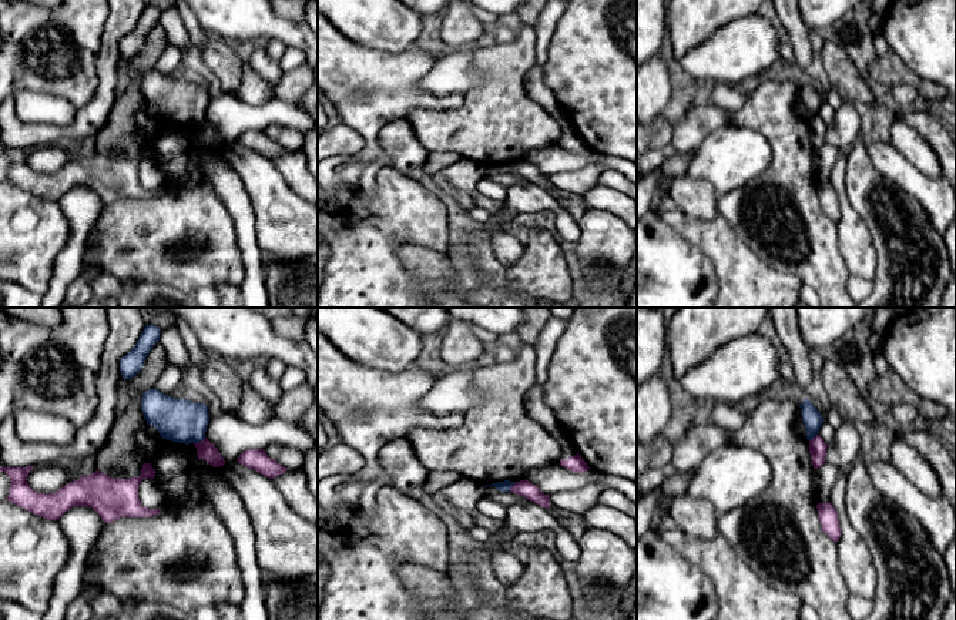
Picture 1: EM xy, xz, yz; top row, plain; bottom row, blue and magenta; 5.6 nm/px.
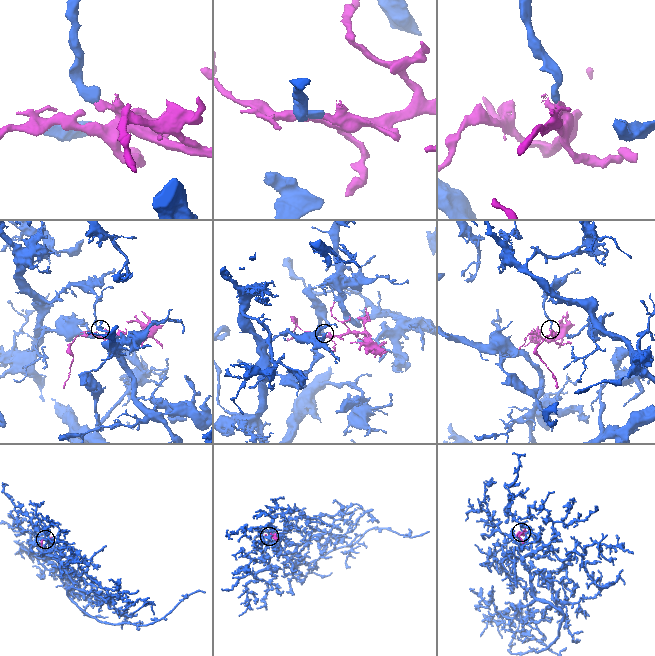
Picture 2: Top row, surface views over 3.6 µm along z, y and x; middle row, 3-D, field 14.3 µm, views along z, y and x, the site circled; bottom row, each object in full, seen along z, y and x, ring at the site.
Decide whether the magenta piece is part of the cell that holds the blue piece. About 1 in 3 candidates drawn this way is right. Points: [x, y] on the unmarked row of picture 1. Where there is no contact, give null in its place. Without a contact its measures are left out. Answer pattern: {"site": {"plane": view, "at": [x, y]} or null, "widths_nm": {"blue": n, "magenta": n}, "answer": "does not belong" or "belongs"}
{"site": {"plane": "xy", "at": [200, 121]}, "widths_nm": {"blue": 240, "magenta": 100}, "answer": "does not belong"}

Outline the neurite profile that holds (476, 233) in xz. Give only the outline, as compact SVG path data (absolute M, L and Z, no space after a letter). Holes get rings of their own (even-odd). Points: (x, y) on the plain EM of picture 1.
M492 215L492 218L484 224L467 224L454 239L463 239L467 238L474 242L480 242L483 238L489 237L494 229L500 228L499 219L496 215Z

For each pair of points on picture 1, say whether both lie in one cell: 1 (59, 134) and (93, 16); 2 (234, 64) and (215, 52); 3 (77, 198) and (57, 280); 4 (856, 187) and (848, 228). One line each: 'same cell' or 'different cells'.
1: different cells
2: same cell
3: same cell
4: different cells

